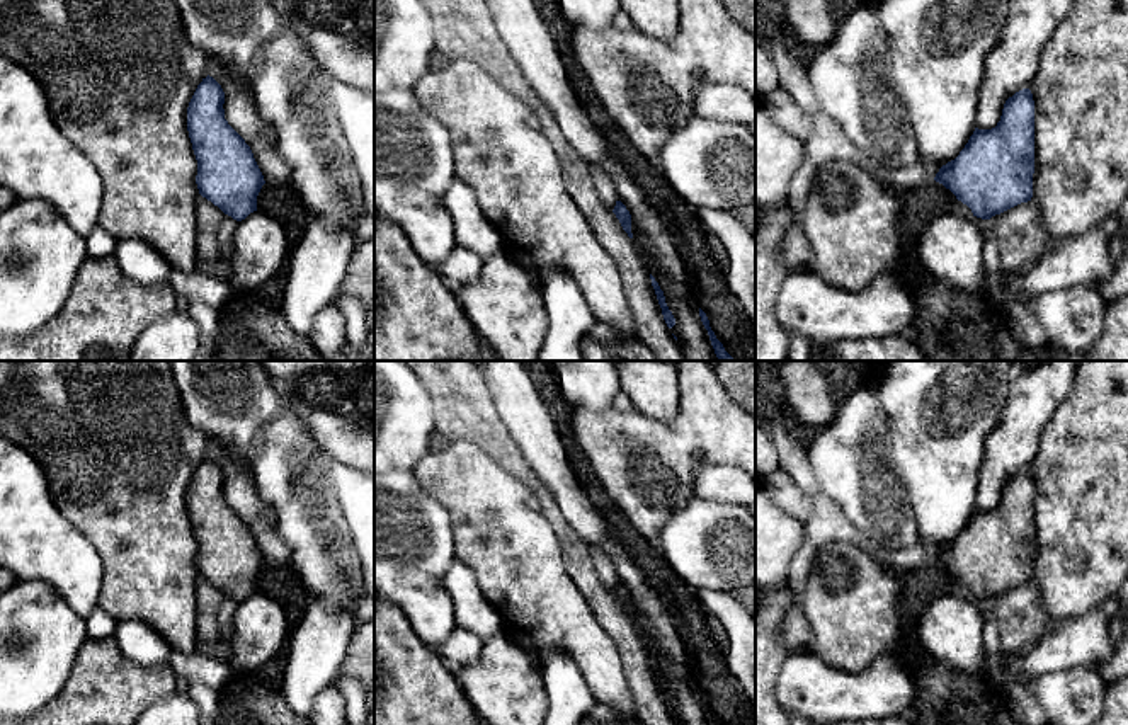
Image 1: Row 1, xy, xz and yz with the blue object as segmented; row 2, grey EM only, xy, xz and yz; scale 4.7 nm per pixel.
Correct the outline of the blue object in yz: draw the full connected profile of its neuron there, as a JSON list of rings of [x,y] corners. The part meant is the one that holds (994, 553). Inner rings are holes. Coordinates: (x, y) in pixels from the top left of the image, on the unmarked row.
[[[1023,470],[1004,485],[992,511],[975,509],[960,536],[934,562],[966,585],[973,597],[990,601],[1033,579],[1034,482]]]

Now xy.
[[[206,458],[197,466],[187,488],[187,512],[197,541],[196,565],[199,575],[236,602],[257,592],[257,577],[265,565],[250,528],[225,500],[225,473]]]

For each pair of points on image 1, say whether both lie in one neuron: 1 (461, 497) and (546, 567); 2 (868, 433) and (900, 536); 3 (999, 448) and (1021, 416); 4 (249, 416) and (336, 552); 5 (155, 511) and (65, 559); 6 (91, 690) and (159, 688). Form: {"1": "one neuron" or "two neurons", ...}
{"1": "one neuron", "2": "one neuron", "3": "one neuron", "4": "one neuron", "5": "two neurons", "6": "one neuron"}

